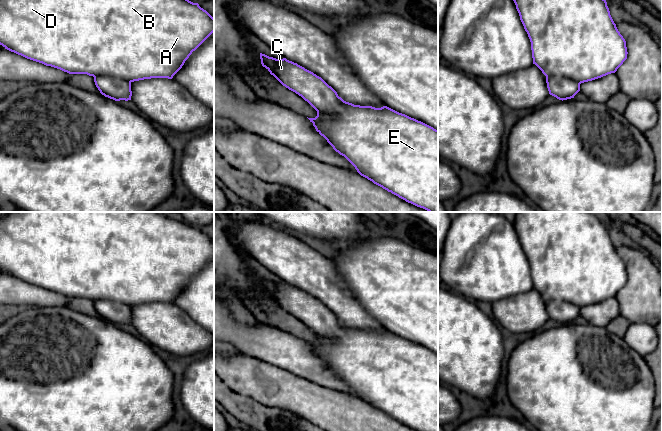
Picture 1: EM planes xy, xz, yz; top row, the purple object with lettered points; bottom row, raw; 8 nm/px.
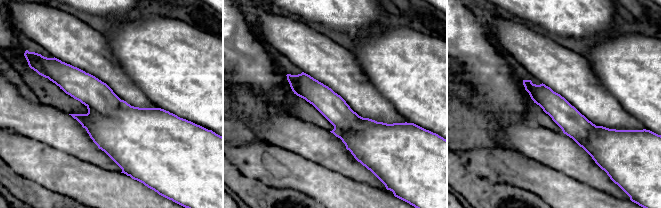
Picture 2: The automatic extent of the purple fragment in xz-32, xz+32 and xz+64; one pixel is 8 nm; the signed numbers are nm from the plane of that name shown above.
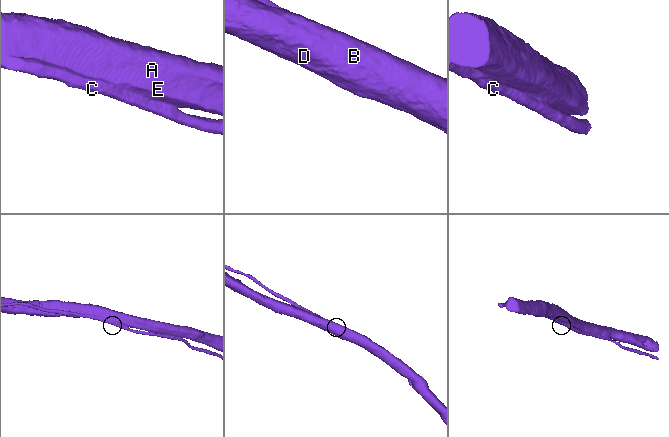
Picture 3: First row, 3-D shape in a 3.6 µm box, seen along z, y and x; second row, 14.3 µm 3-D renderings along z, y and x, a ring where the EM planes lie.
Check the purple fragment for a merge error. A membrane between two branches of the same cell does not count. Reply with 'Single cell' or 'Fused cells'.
Fused cells

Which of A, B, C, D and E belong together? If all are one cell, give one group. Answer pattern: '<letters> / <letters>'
A B D E / C

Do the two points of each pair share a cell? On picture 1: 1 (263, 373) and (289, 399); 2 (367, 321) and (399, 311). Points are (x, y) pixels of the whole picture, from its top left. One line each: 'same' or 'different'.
1: same
2: different

